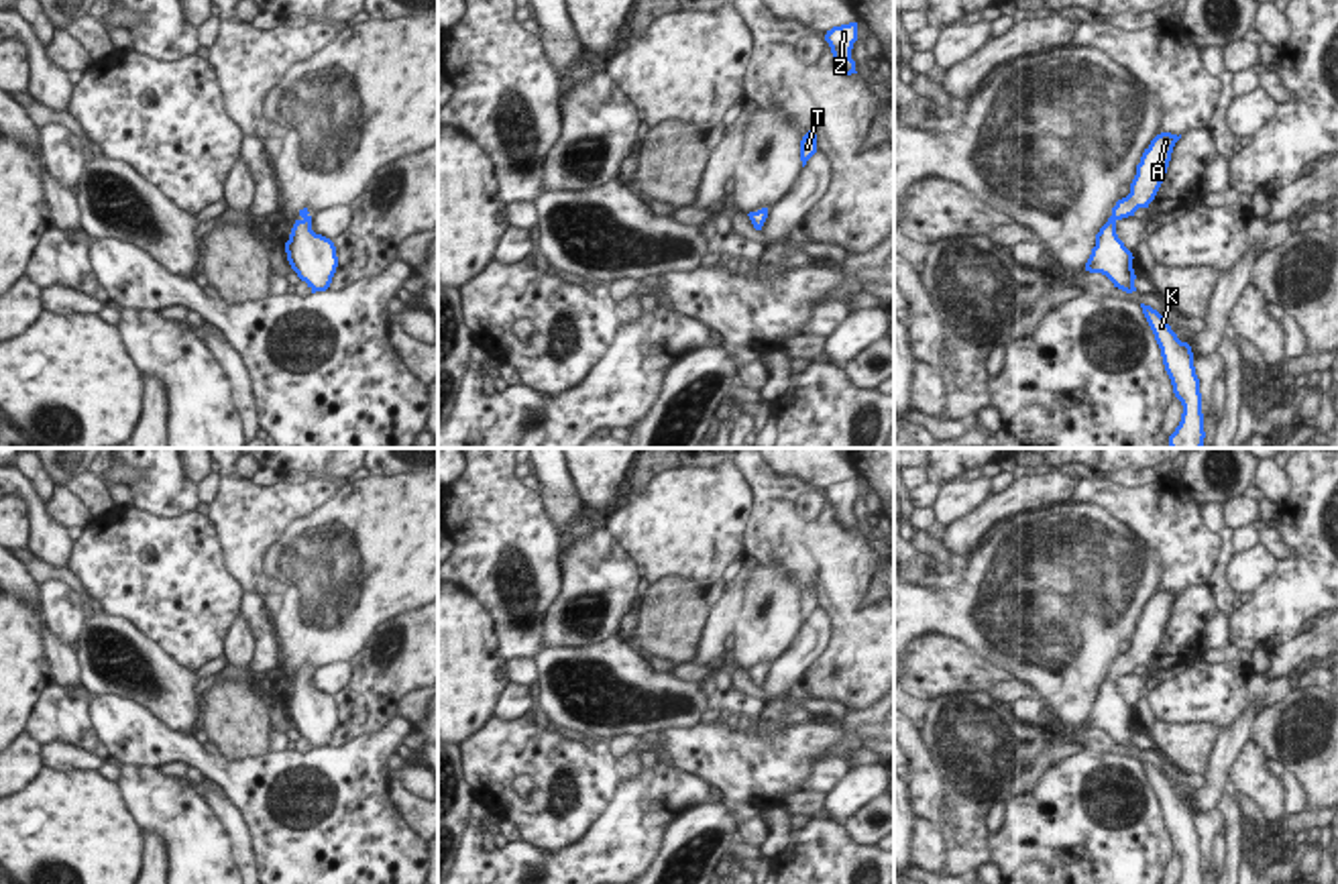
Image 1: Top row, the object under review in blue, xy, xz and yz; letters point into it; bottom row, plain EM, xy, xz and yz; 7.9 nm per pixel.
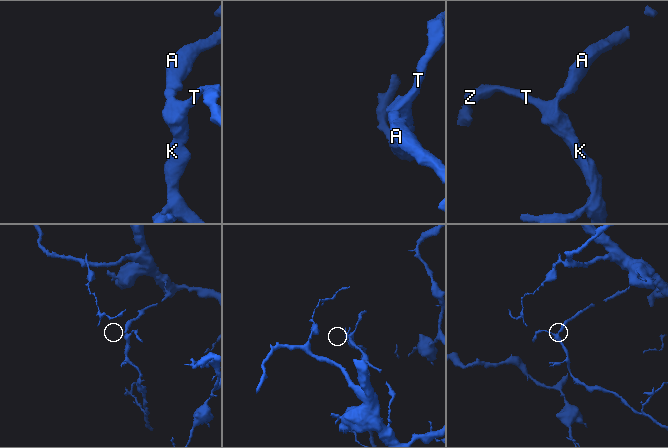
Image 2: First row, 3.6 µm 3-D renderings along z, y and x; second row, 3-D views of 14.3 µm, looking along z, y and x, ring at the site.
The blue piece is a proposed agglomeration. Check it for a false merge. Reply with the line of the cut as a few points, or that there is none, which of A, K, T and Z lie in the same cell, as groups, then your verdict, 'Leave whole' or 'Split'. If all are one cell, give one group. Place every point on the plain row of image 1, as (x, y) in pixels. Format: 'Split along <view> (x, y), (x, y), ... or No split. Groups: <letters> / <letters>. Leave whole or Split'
No split. Groups: A K T Z. Leave whole

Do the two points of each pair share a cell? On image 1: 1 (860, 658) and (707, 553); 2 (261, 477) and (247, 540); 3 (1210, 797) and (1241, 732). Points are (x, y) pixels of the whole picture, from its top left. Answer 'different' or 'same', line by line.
1: different
2: different
3: same

